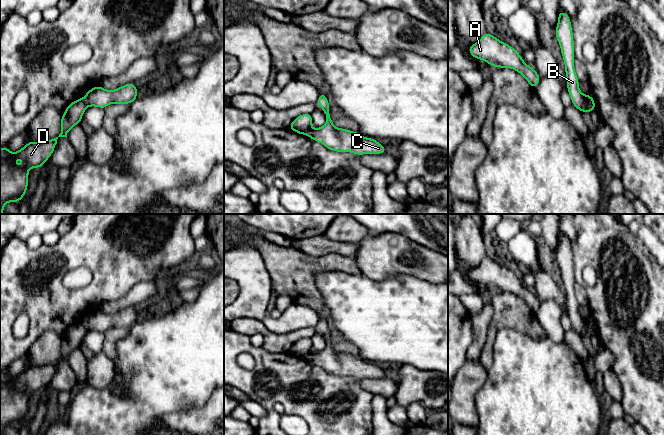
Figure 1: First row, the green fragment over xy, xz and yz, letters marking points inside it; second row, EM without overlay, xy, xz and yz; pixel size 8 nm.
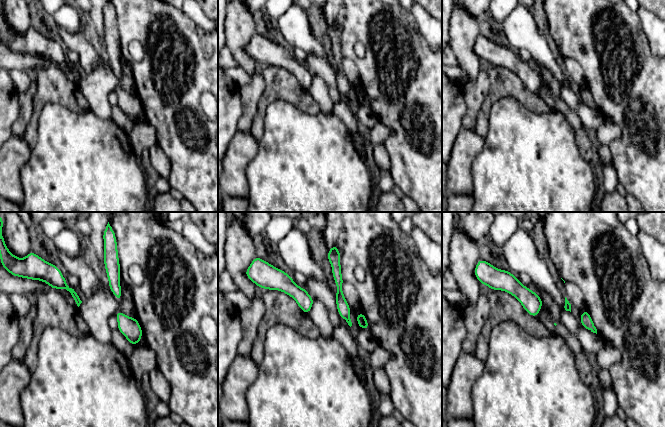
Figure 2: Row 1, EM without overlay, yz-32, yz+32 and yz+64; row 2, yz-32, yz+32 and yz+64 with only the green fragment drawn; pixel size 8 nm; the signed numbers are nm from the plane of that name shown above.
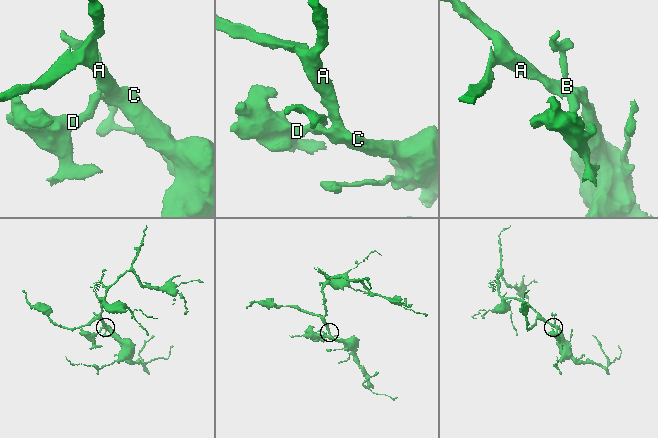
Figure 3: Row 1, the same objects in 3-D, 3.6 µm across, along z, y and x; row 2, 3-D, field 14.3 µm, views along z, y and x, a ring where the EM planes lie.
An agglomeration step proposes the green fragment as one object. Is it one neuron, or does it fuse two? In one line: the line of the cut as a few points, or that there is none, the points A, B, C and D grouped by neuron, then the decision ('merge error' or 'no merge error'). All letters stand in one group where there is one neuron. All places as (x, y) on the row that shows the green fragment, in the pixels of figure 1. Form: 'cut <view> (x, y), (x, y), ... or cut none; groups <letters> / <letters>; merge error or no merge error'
cut xy (83, 98), (87, 106); groups A C / B D; merge error

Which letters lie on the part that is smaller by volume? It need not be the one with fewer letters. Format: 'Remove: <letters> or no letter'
Remove: B, D

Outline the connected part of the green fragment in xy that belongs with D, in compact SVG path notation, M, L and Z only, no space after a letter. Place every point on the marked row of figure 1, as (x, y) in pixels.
M84 98L71 102L61 118L61 133L54 139L29 141L14 153L8 150L7 145L0 149L0 214L3 214L7 202L18 203L26 195L29 169L44 166L55 150L57 139L67 138L68 132L82 121L86 108Z

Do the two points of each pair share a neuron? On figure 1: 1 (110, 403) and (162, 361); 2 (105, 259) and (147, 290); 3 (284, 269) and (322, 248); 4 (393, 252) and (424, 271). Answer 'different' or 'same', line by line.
1: same
2: different
3: different
4: same

